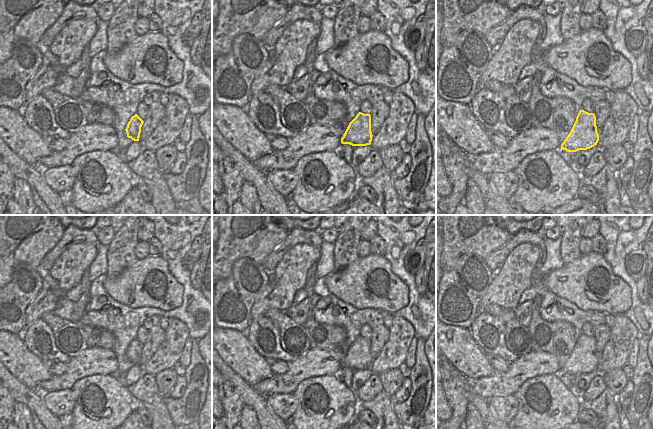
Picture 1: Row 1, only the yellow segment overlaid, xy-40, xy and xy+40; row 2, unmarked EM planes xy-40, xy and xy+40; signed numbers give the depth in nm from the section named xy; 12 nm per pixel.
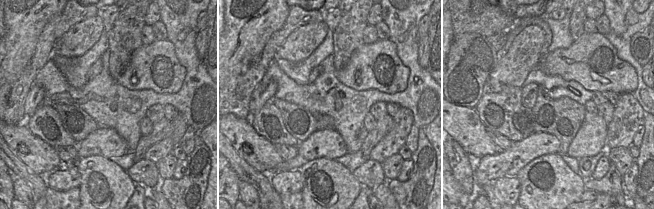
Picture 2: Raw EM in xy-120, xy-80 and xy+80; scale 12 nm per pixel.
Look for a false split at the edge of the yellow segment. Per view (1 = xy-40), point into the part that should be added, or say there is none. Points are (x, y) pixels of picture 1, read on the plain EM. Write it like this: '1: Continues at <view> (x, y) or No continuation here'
1: No continuation here

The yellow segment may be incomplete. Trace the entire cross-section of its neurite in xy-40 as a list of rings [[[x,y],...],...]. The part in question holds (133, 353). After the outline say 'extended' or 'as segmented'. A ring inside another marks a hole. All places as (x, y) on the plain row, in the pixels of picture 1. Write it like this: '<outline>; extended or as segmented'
[[[137,338],[132,340],[125,353],[127,361],[134,365],[139,365],[143,347],[144,345]]]; as segmented

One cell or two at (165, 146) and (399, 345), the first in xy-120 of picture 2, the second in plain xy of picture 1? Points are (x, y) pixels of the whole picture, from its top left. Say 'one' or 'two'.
one

